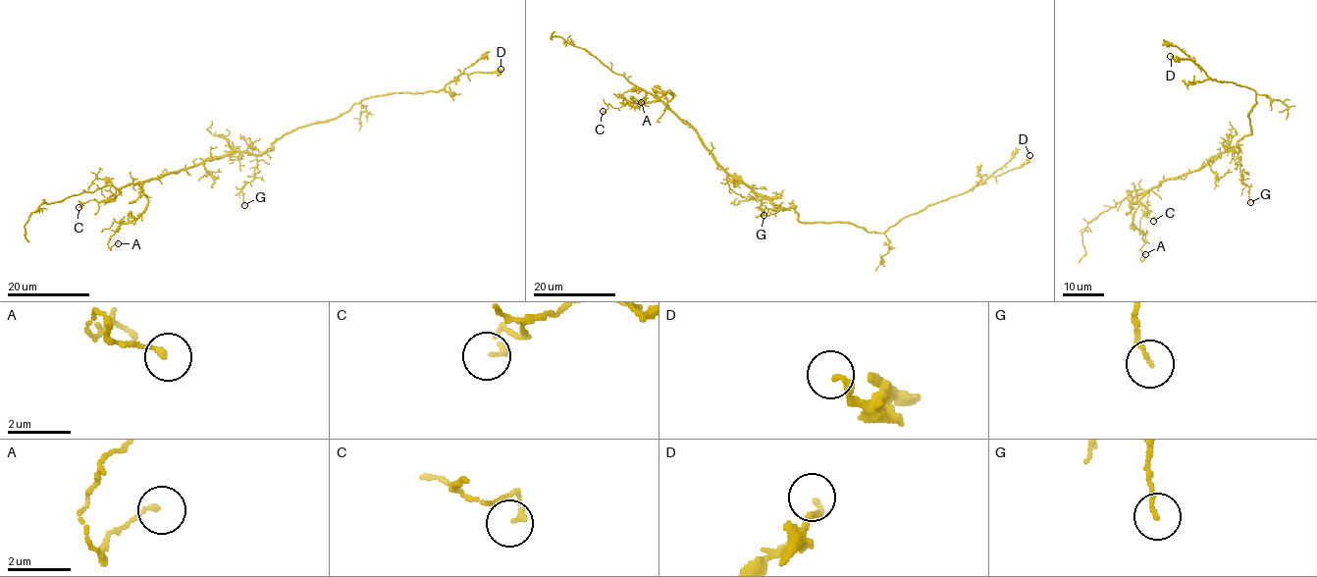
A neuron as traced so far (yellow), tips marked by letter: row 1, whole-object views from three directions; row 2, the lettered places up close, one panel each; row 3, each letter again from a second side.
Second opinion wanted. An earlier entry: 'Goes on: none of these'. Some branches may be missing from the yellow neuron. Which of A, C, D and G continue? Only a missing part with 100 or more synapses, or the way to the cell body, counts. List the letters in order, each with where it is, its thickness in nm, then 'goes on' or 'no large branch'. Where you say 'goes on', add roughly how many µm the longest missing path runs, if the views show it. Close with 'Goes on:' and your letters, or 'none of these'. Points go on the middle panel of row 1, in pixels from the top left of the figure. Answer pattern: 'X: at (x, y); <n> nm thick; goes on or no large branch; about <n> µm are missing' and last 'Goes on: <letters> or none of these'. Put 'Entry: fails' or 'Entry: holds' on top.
Entry: holds
A: at (641, 102); 150 nm thick; no large branch
C: at (603, 111); 150 nm thick; no large branch
D: at (1029, 155); 160 nm thick; no large branch
G: at (763, 215); 110 nm thick; no large branch
Goes on: none of these

